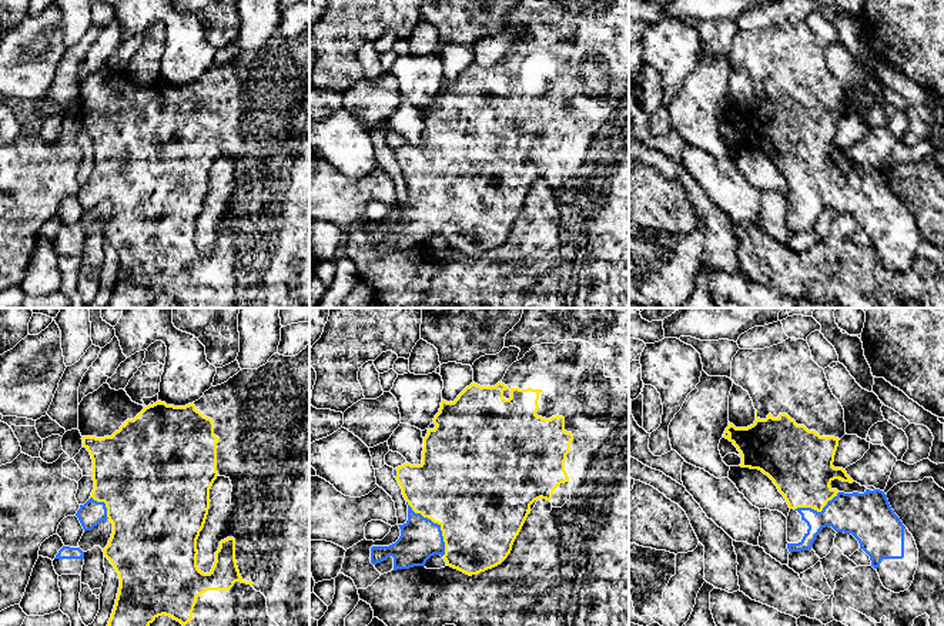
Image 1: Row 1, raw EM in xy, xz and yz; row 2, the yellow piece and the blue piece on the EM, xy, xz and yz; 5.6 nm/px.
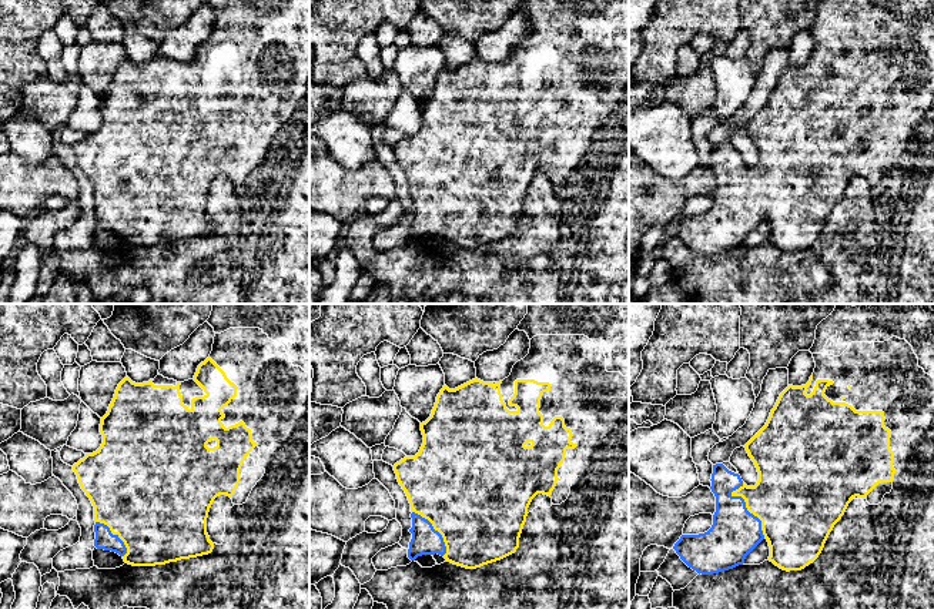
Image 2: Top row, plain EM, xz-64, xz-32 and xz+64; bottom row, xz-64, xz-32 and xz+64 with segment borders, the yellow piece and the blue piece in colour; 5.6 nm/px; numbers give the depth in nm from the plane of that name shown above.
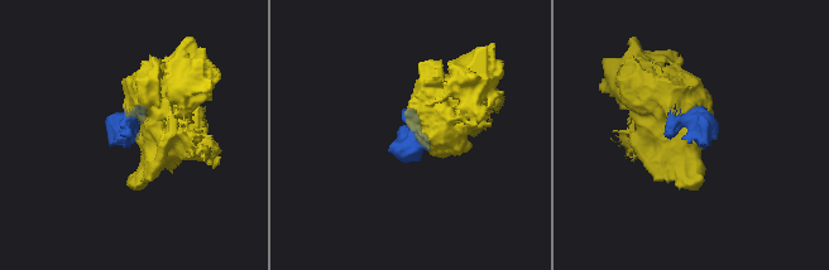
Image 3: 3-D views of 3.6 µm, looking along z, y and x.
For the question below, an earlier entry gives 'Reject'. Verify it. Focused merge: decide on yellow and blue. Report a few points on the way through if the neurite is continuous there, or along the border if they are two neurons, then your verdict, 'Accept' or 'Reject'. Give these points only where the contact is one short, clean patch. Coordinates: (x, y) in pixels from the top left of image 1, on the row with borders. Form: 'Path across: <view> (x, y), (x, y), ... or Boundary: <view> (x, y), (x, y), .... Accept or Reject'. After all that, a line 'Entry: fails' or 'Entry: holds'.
Accept
Entry: fails

